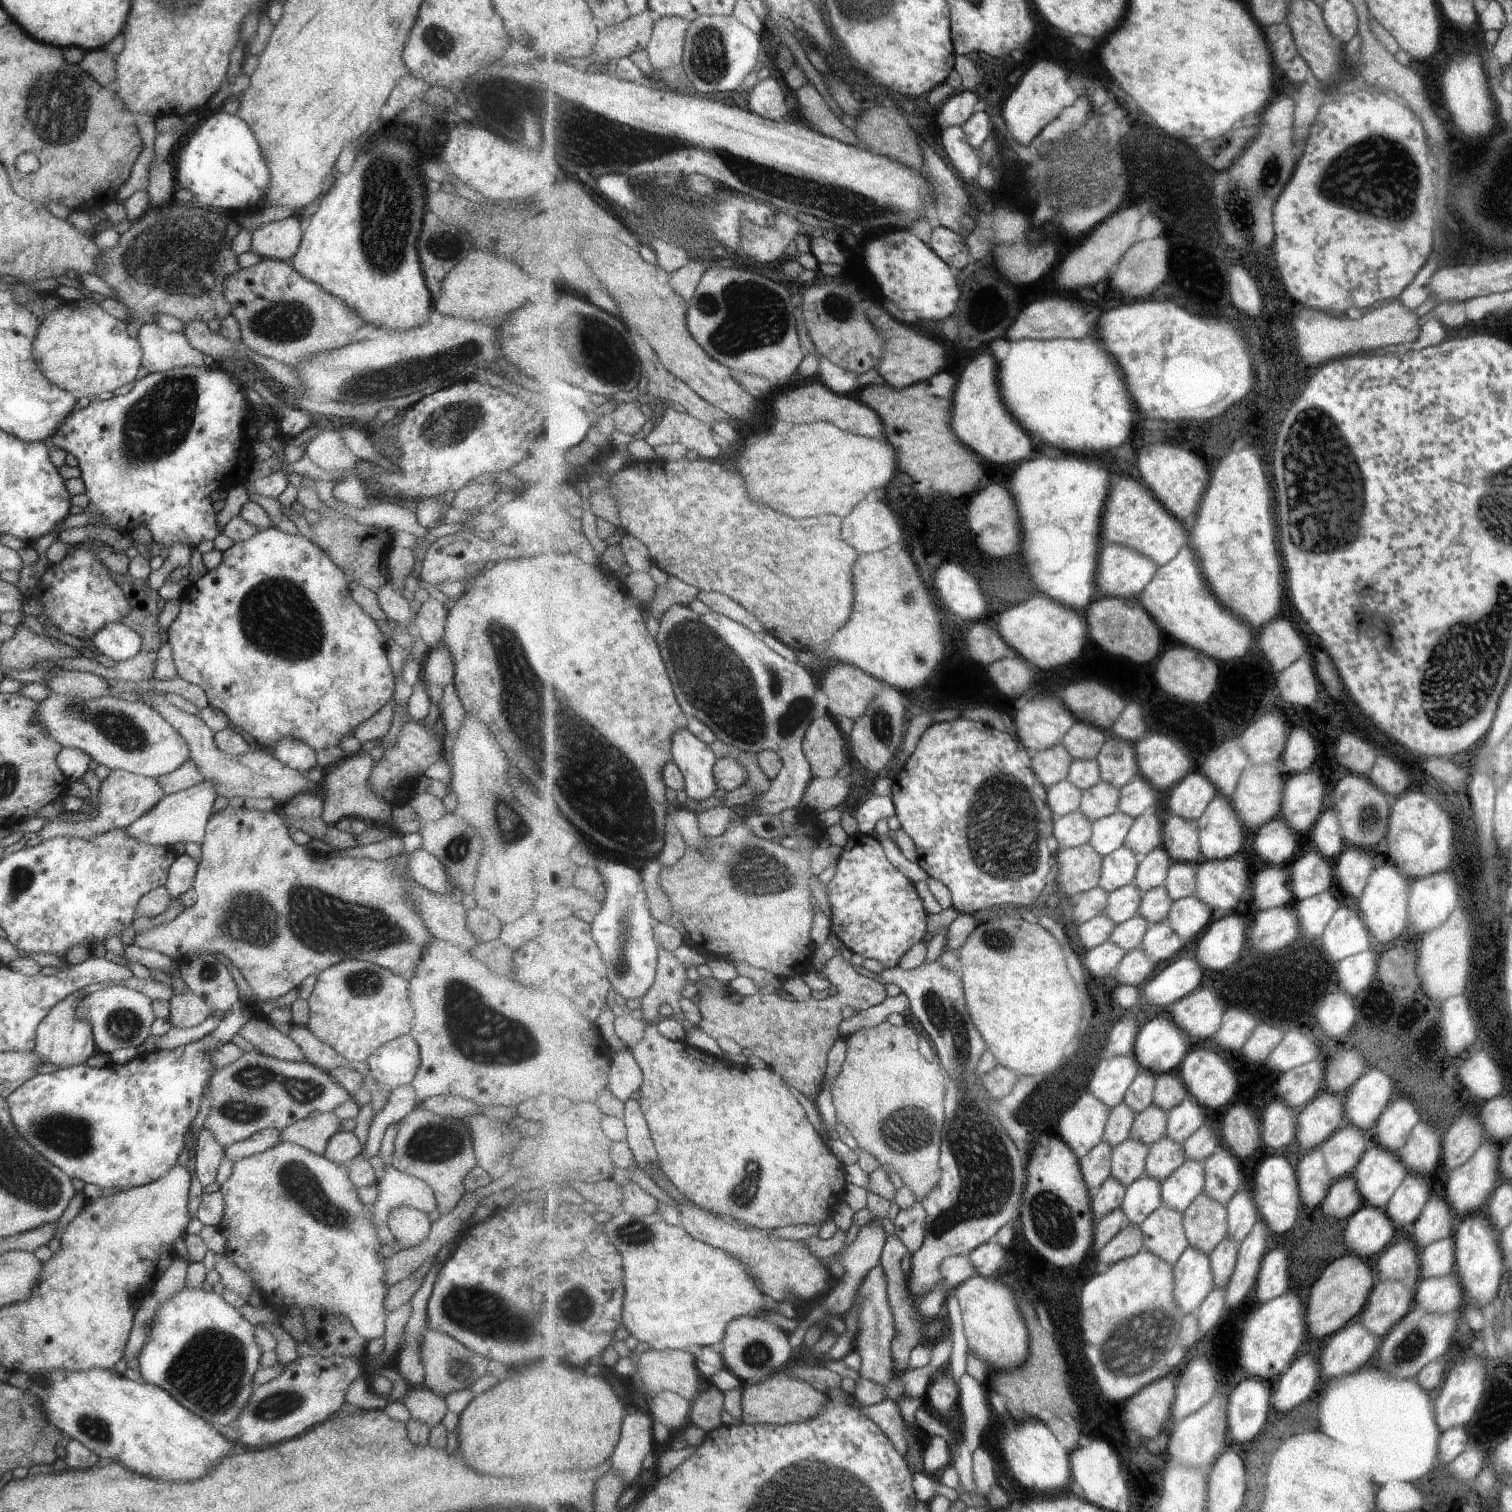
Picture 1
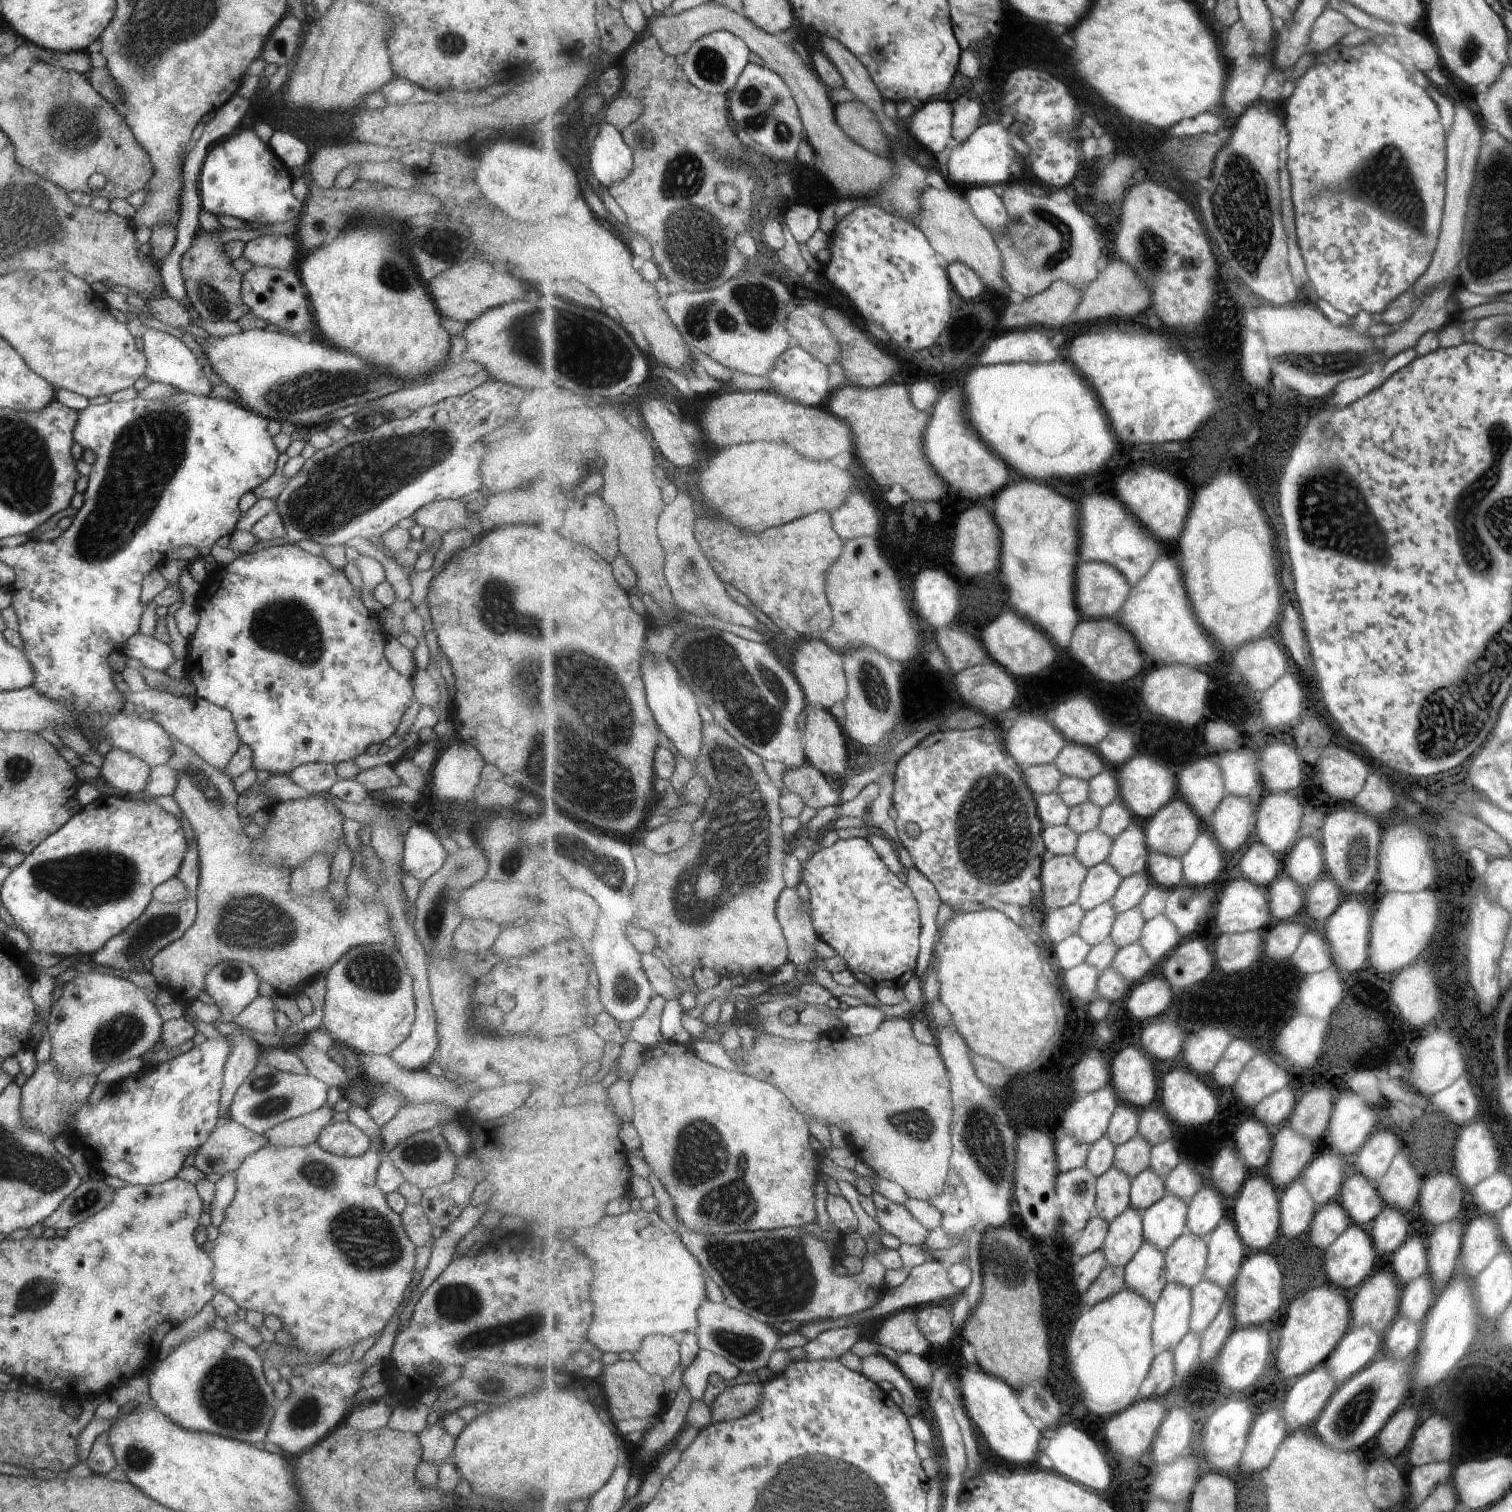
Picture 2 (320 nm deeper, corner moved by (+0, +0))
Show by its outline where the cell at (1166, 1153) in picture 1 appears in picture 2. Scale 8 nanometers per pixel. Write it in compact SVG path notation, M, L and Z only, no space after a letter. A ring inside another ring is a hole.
M1147 1168L1137 1178L1133 1178L1131 1207L1143 1212L1151 1208L1153 1204L1157 1204L1165 1196L1168 1196L1170 1193L1167 1190L1165 1181L1153 1168Z

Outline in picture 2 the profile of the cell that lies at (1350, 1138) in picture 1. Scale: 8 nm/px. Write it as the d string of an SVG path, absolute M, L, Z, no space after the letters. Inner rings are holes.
M1333 1150L1331 1154L1315 1156L1311 1165L1307 1166L1302 1174L1301 1181L1319 1206L1328 1204L1335 1198L1341 1176L1343 1176L1343 1160L1341 1154Z

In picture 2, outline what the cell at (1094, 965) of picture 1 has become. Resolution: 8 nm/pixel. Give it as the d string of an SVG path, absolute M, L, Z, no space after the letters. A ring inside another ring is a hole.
M1085 962L1080 966L1075 966L1065 972L1061 972L1061 976L1065 974L1065 984L1069 988L1069 993L1079 1000L1093 1001L1097 1000L1099 978L1102 971L1095 966L1091 966L1089 962Z

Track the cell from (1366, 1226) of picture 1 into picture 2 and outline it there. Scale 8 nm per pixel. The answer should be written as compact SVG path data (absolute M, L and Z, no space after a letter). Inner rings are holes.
M1351 1224L1325 1251L1327 1278L1341 1290L1359 1287L1368 1277L1375 1252L1369 1236Z

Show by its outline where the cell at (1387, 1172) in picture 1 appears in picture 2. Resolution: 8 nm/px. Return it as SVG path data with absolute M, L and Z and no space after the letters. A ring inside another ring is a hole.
M1358 1173L1343 1182L1339 1202L1347 1210L1351 1223L1355 1222L1355 1224L1372 1222L1381 1210L1381 1198L1377 1190L1373 1190L1367 1178L1363 1178Z

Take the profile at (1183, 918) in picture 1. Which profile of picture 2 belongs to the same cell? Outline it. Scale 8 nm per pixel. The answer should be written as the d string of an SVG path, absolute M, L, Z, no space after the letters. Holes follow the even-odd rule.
M1161 914L1147 921L1140 943L1143 944L1143 948L1147 948L1153 960L1159 961L1163 956L1167 956L1169 951L1181 945L1183 936L1185 934L1182 929L1177 928L1177 924L1165 914Z

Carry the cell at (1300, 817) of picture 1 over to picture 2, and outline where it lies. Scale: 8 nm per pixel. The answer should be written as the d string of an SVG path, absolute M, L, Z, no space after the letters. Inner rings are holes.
M1273 792L1265 796L1263 800L1257 800L1256 814L1255 834L1259 837L1259 841L1269 846L1269 850L1274 854L1281 856L1281 852L1290 852L1292 846L1301 839L1299 828L1301 828L1301 818L1303 818L1303 806L1299 798L1291 796L1291 792Z

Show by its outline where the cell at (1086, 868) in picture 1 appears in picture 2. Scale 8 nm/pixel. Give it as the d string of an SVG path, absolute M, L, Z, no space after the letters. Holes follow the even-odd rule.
M1074 855L1054 856L1043 864L1043 902L1045 906L1066 908L1078 903L1083 882L1089 876L1089 868Z

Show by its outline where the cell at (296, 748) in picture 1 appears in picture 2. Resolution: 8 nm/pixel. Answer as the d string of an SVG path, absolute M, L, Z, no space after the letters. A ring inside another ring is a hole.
M307 762L293 768L288 776L294 784L307 792L323 793L328 792L339 779L335 767L333 764Z

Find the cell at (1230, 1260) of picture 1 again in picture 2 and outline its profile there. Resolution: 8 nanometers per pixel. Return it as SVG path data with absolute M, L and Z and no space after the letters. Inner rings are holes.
M1203 1280L1192 1289L1191 1331L1201 1335L1211 1326L1223 1308L1227 1290L1211 1280Z

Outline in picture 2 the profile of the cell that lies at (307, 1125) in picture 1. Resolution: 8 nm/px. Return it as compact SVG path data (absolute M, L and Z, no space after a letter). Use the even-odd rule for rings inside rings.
M327 1105L314 1112L291 1118L263 1132L268 1145L275 1147L303 1147L316 1142L318 1133L330 1124L333 1110Z

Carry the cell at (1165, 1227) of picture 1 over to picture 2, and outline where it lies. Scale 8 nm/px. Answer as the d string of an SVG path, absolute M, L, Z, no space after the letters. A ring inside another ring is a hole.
M1143 1242L1135 1259L1126 1267L1125 1285L1155 1305L1162 1296L1167 1281L1167 1260L1155 1244Z

